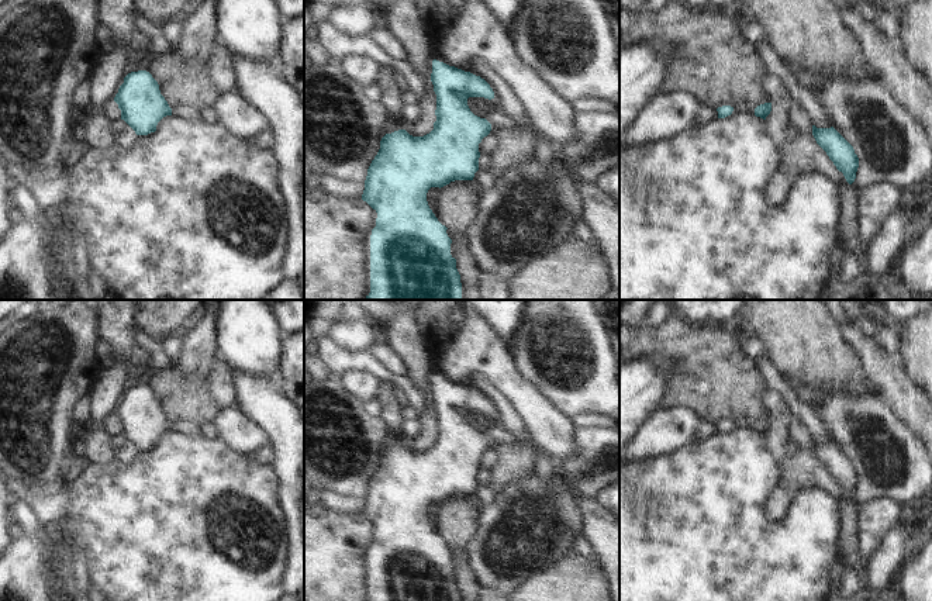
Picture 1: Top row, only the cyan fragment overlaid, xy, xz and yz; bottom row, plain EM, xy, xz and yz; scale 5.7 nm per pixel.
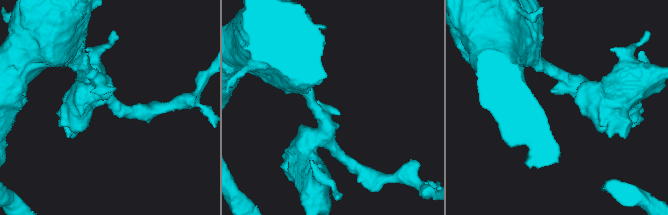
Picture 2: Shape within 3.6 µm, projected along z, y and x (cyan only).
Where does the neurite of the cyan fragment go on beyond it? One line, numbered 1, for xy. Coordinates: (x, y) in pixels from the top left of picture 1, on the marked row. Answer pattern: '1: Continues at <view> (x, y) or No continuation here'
1: Continues at xy (183, 111).

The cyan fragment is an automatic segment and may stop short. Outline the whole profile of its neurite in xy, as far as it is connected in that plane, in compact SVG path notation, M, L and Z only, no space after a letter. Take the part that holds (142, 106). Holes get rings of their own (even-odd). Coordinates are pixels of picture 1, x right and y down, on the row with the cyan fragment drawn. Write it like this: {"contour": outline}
{"contour": "M146 70L128 73L114 101L121 110L121 120L124 120L137 135L155 132L158 122L166 115L201 122L197 110L190 106L176 106L170 108L160 94L158 82Z"}

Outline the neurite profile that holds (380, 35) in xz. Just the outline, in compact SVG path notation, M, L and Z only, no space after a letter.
M383 21L369 32L373 42L391 59L405 61L401 44L389 32Z

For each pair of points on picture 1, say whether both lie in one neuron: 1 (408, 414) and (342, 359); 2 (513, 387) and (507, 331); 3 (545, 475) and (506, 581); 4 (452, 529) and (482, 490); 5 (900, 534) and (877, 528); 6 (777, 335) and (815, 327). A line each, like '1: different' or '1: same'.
1: different
2: different
3: different
4: different
5: different
6: same

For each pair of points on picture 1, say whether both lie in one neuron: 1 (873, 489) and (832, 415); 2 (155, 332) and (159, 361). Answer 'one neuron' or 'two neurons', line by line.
1: one neuron
2: two neurons

